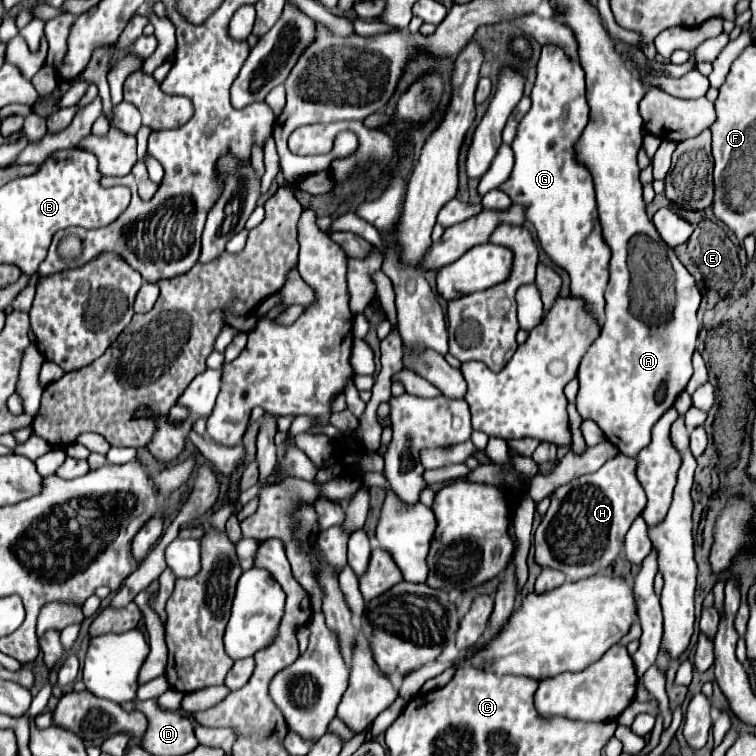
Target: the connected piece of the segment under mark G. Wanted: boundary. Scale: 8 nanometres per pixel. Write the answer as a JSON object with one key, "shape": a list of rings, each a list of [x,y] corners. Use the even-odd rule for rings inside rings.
{"shape":[[[544,44],[530,96],[532,108],[522,118],[512,144],[516,164],[500,190],[504,190],[512,202],[526,206],[526,218],[534,224],[542,250],[556,266],[570,274],[572,294],[584,298],[594,316],[602,320],[610,250],[602,240],[592,176],[584,164],[576,162],[576,142],[588,124],[584,92],[582,66],[572,62],[562,48]]]}

